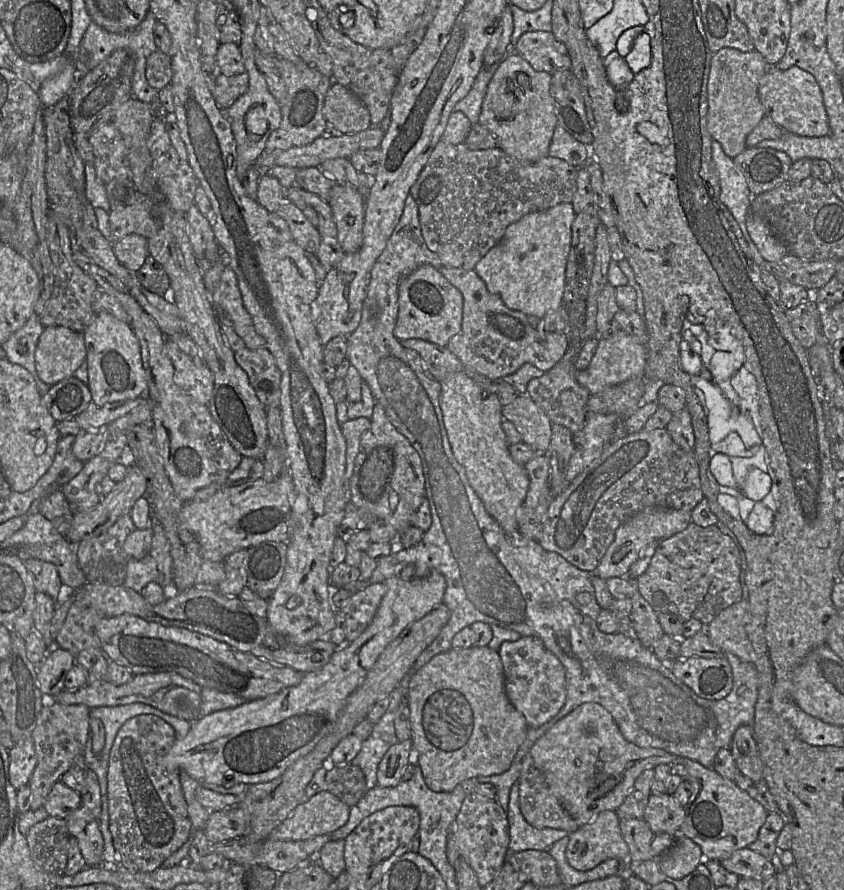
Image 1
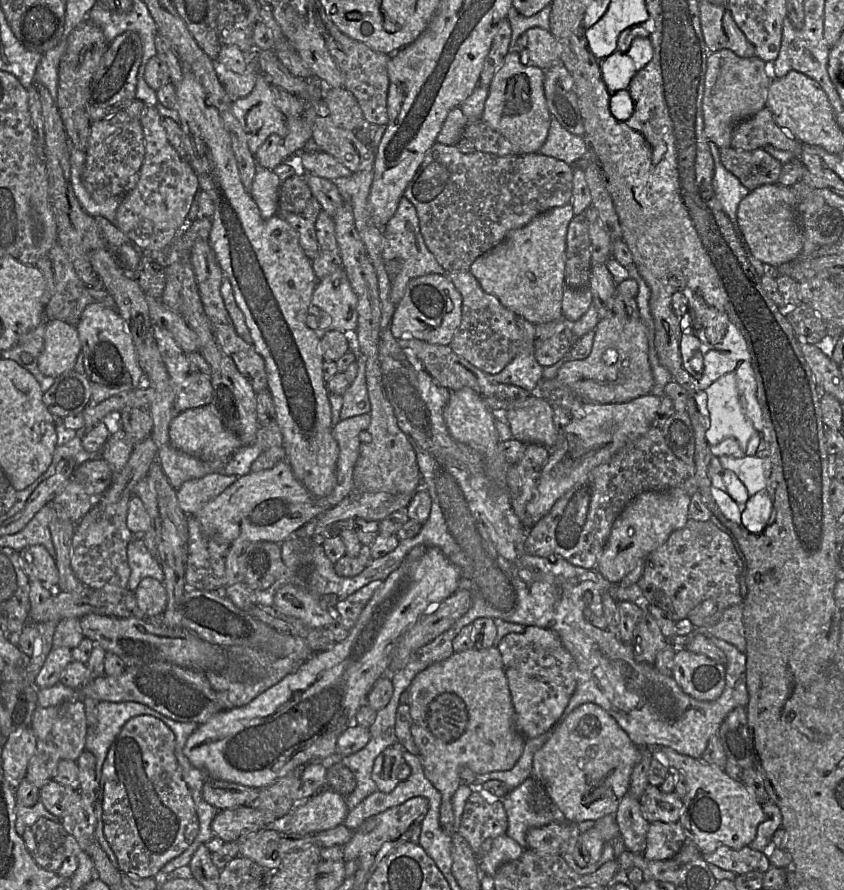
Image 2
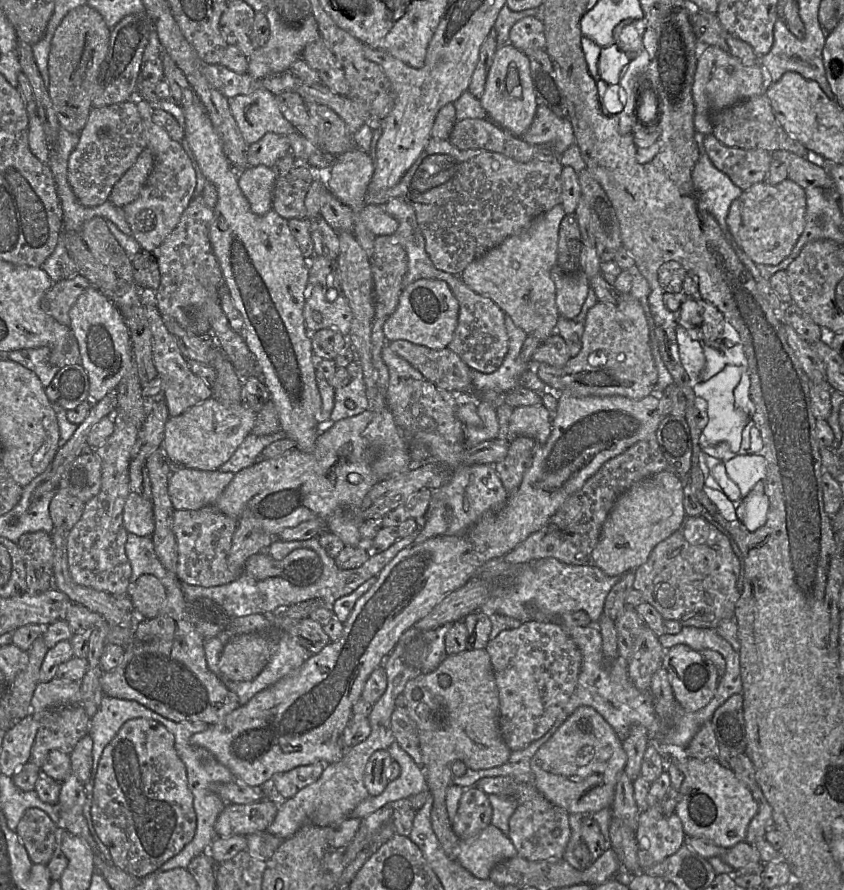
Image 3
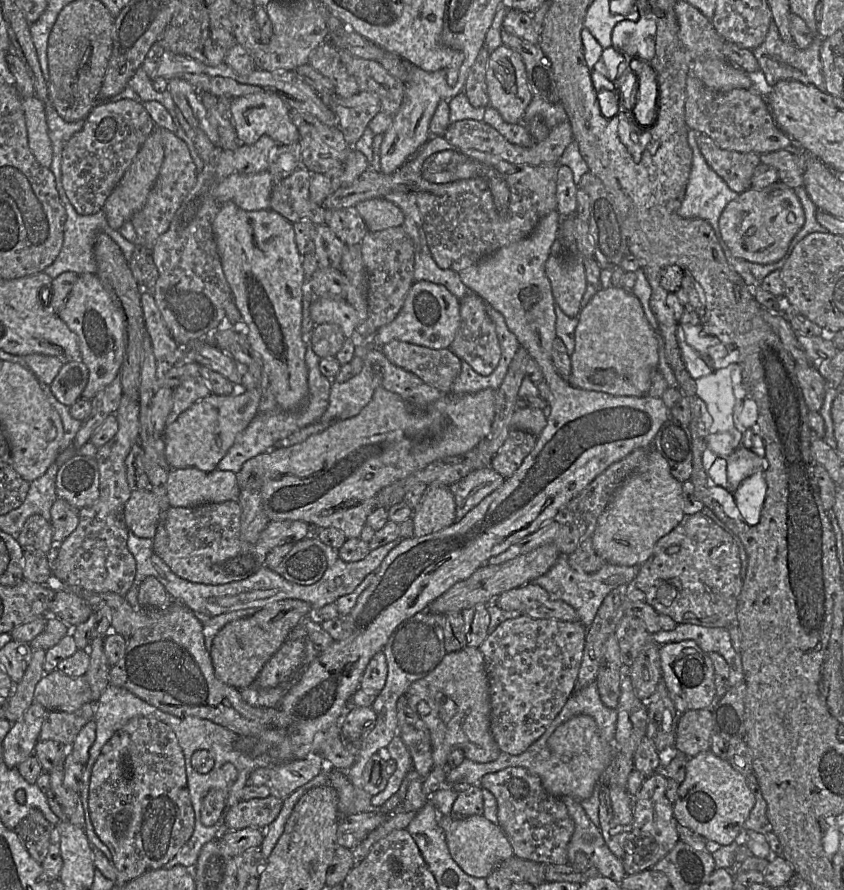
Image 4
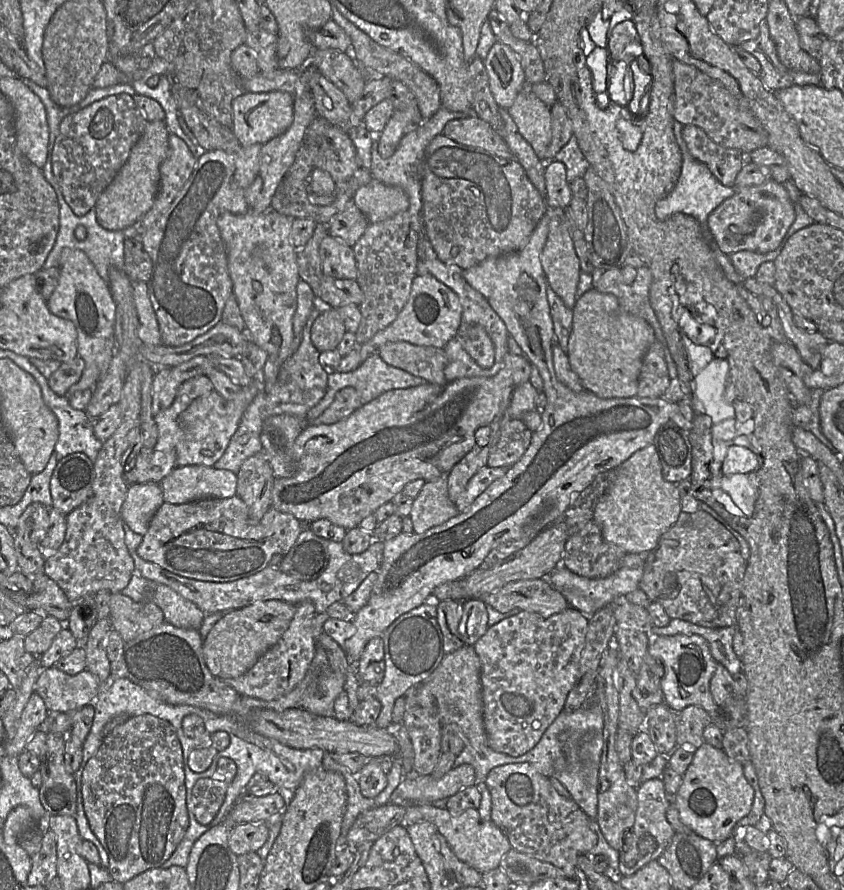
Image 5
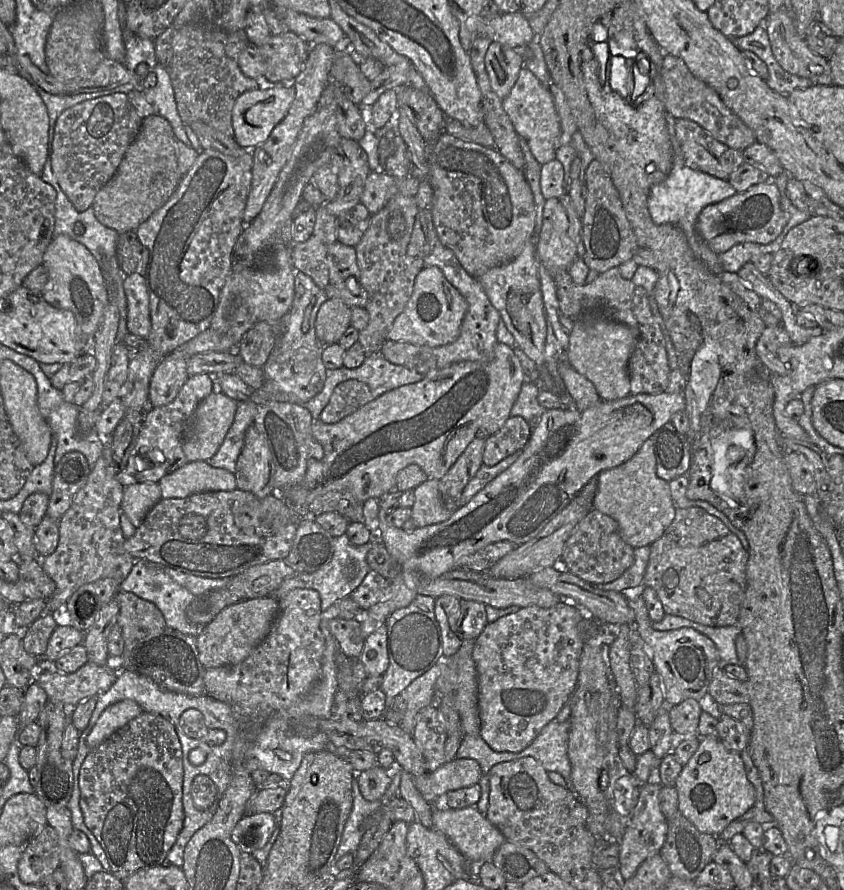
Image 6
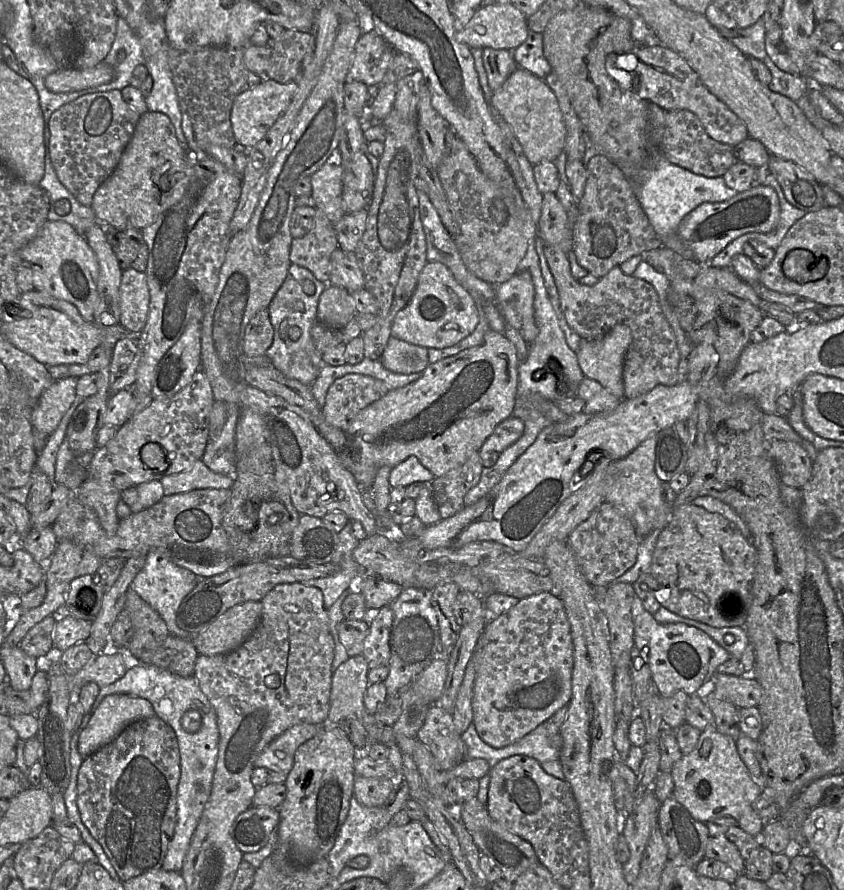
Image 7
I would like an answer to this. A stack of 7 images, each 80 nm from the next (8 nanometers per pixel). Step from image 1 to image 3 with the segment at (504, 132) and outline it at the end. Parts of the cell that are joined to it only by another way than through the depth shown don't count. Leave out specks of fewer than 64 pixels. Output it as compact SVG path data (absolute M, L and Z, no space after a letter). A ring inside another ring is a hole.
M510 43L497 49L487 76L485 92L480 101L494 124L522 138L533 122L538 106L530 75L529 60L524 52Z

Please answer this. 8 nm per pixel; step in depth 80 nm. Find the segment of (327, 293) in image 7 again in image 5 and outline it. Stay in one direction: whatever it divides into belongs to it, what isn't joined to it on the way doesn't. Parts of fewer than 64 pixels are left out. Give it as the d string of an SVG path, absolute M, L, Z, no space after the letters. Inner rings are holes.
M331 307L316 318L311 332L311 340L319 352L338 348L346 328L339 312Z

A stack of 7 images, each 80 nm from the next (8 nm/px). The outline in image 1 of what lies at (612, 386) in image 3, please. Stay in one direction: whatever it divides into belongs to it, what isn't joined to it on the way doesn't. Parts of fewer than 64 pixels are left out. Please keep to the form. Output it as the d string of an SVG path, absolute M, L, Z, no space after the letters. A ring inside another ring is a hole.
M619 329L607 338L599 338L595 353L584 370L576 372L577 382L591 395L598 394L611 386L642 377L647 362L647 347L637 338Z

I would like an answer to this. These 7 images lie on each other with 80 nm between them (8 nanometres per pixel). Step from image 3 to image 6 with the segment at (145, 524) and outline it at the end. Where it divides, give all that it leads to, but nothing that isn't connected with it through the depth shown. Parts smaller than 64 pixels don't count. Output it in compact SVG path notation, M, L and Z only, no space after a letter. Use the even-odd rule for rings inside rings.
M142 482L125 487L121 503L121 511L135 528L139 527L148 512L162 500L158 483Z

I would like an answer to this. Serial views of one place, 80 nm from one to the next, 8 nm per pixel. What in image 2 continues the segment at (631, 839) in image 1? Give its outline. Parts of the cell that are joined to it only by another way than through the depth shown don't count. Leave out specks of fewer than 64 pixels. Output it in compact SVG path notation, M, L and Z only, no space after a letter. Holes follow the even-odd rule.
M629 792L626 793L618 805L615 819L620 836L624 841L625 850L643 854L650 823L642 815L639 800Z

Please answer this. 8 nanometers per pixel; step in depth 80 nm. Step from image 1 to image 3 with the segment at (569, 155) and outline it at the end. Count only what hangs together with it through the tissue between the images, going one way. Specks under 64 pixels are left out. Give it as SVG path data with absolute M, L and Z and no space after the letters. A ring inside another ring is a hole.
M544 105L537 106L533 122L522 136L522 139L532 145L547 146L556 156L560 156L571 145L576 144L570 121L557 116Z

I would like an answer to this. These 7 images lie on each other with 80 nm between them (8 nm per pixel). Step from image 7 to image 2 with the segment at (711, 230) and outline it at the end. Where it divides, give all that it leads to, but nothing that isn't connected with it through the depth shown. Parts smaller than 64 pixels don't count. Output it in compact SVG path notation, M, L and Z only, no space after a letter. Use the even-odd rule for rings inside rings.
M765 184L751 191L738 205L737 224L756 260L779 267L794 260L803 247L803 233L796 213L797 200L790 186Z

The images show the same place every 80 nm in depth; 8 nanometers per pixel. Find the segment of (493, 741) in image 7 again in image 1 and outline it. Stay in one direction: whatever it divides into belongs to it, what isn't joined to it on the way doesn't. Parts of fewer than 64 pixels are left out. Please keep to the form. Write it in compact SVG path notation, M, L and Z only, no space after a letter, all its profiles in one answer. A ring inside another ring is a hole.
M522 636L520 639L516 641L505 641L501 644L499 647L499 655L502 661L503 669L504 669L504 676L505 676L505 692L506 695L511 702L511 704L520 712L523 714L523 716L526 719L527 725L529 728L537 728L543 725L544 723L551 720L557 713L561 710L561 708L565 704L566 700L566 673L565 668L563 664L560 662L560 660L549 650L547 650L539 638L533 637L533 636Z

